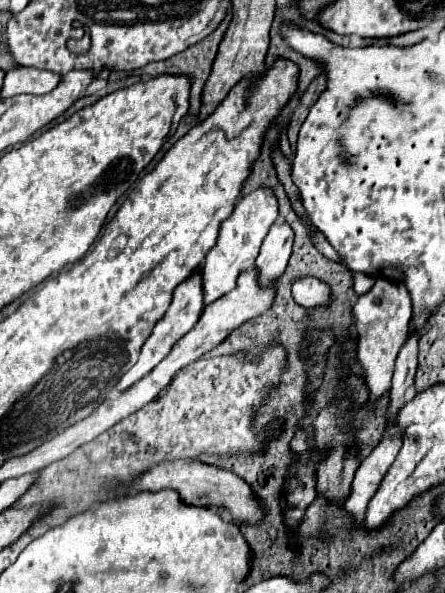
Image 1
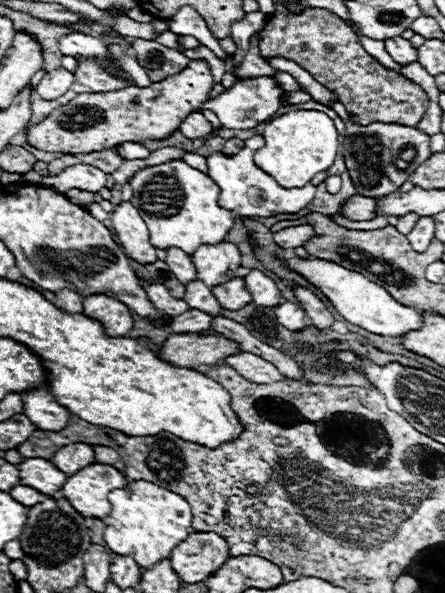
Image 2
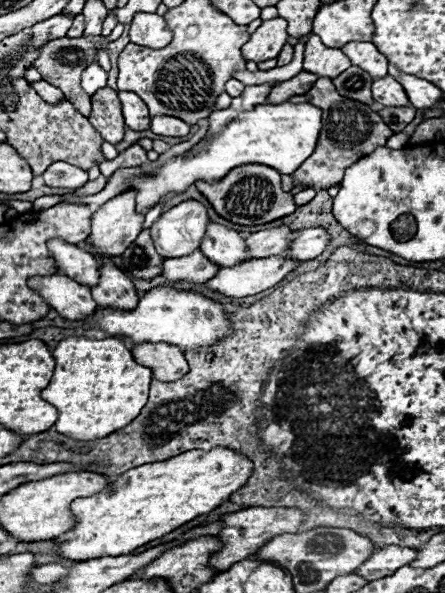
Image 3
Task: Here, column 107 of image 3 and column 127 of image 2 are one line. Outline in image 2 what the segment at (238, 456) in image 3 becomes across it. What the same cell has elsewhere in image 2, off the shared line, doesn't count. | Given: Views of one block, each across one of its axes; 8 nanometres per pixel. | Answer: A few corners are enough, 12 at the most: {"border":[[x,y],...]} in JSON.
{"border":[[152,482],[112,490],[104,540],[152,568],[192,530],[190,504]]}

